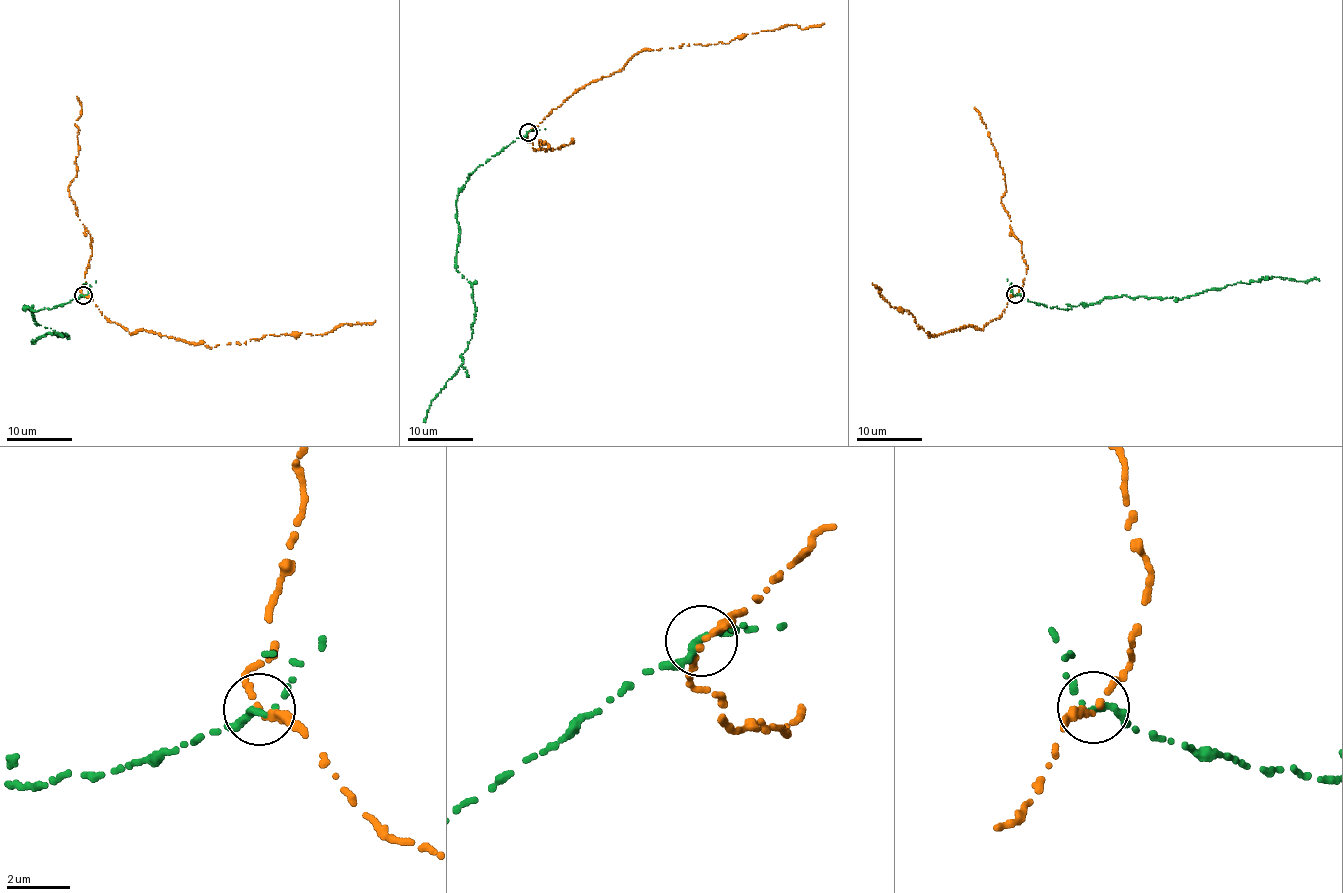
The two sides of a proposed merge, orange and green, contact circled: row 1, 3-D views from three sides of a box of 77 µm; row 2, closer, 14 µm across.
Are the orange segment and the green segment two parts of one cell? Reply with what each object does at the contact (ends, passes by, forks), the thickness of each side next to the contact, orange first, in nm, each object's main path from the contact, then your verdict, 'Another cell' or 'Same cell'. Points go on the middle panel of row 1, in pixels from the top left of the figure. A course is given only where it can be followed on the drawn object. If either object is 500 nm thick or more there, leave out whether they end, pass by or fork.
At the ring orange passes by. At the ring green passes by. Thickness 200 nm (orange) against 180 nm. Course of orange: (528, 133), (571, 96), (621, 71), (635, 54), (647, 49), (729, 43), (787, 25), (801, 29), (824, 24). Course of green: (528, 131), (469, 173), (457, 197), (456, 269), (470, 284), (472, 338), (463, 362), (431, 402), (423, 422). Another cell

